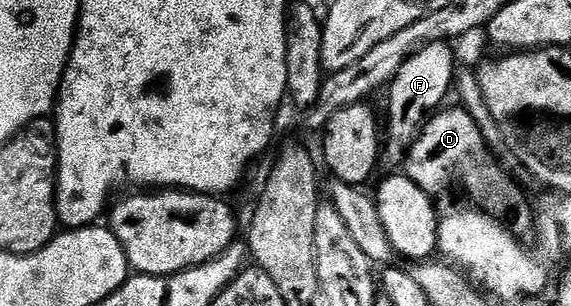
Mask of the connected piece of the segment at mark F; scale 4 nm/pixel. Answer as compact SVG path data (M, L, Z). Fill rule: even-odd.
M437 41L436 43L428 43L428 47L424 47L420 51L416 51L416 55L412 55L404 63L404 67L400 67L400 71L396 71L396 75L390 81L388 86L388 94L390 98L386 101L386 121L384 117L384 161L390 165L394 165L403 160L406 154L410 152L410 144L417 139L419 133L422 132L423 125L430 120L431 116L443 108L446 96L451 96L452 86L454 83L454 70L456 68L454 60L453 48L445 41Z

